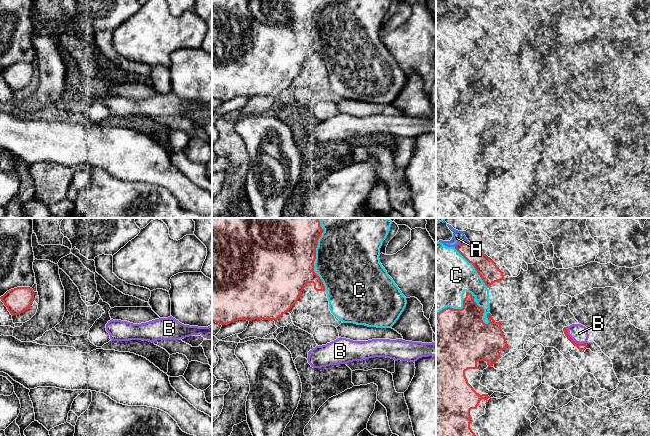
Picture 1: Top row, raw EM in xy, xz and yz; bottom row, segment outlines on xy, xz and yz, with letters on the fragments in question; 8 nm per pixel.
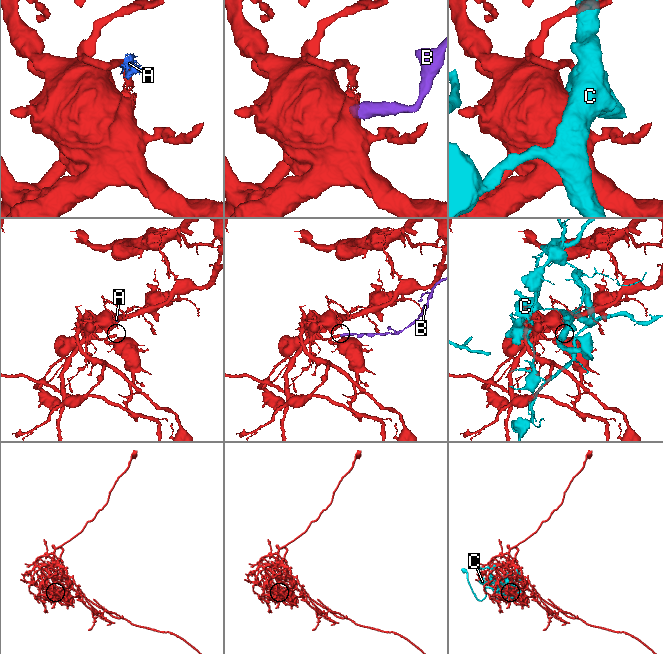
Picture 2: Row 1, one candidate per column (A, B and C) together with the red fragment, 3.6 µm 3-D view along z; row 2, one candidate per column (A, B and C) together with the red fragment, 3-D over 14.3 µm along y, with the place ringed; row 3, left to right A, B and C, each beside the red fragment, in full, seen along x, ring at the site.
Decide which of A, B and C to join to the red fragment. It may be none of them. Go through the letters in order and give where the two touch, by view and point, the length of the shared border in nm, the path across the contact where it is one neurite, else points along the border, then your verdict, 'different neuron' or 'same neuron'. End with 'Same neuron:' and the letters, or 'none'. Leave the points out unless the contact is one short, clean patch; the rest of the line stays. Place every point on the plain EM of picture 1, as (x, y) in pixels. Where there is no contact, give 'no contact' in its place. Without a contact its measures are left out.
A: contact yz (461, 19); length 130 nm; different neuron
B: contact yz (573, 116); length 220 nm; same neuron
C: contact xz (315, 33); length 550 nm; different neuron
Same neuron: B

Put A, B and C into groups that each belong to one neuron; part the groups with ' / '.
A / B / C

